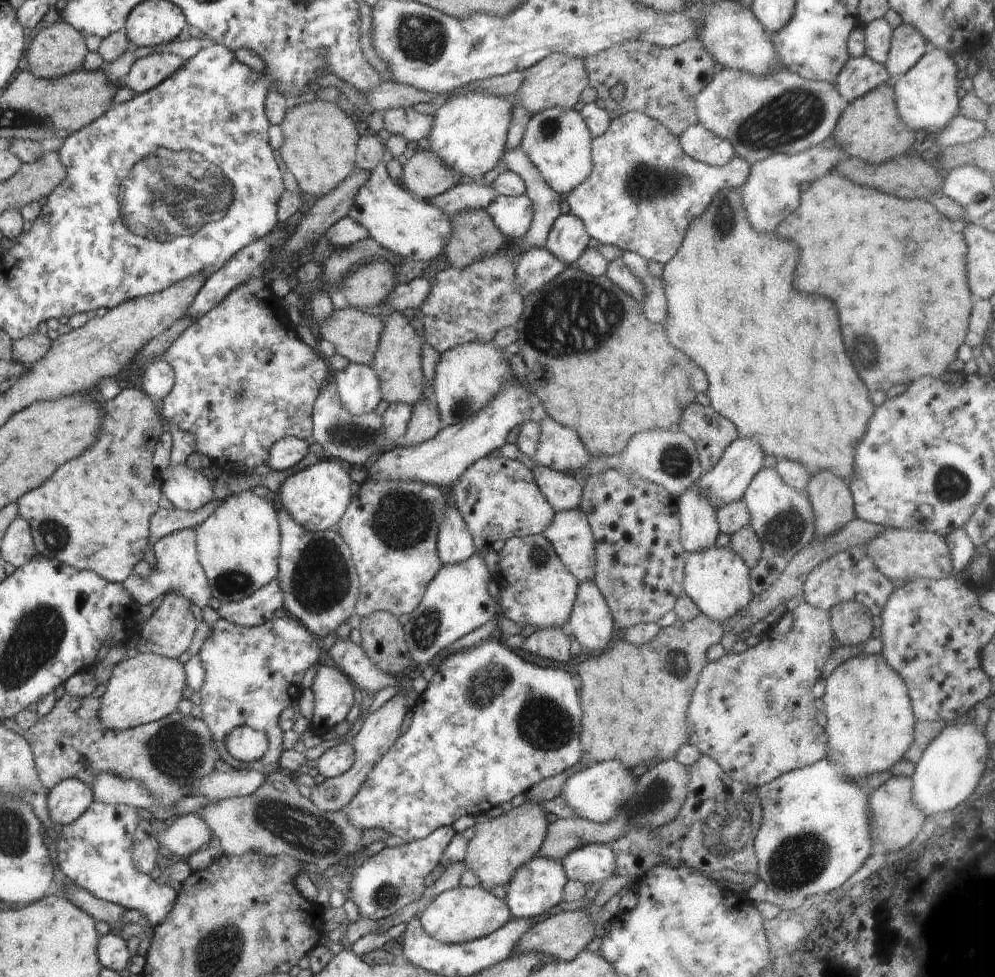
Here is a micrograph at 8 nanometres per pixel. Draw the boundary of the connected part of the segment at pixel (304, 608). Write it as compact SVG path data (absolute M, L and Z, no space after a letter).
M282 508L277 512L280 527L279 571L276 580L283 592L284 607L321 641L354 614L360 581L348 544L336 529L308 531Z

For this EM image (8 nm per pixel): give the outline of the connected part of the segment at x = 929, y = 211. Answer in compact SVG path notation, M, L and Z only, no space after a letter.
M830 171L816 179L808 190L802 191L798 208L778 224L774 230L778 236L783 239L792 240L798 244L800 248L800 262L796 268L796 278L794 278L794 286L806 294L820 294L830 298L836 306L838 306L838 314L840 314L840 326L844 328L844 342L846 342L846 350L848 352L856 352L856 354L848 354L852 364L856 366L856 370L860 372L860 376L866 382L866 388L870 392L880 390L885 392L898 386L898 384L910 384L912 380L918 376L932 377L939 379L948 372L948 365L954 362L957 357L957 350L965 343L965 336L968 332L969 318L974 303L974 298L970 296L970 288L968 288L968 278L966 278L967 270L967 244L965 238L962 238L960 232L952 230L952 222L942 216L930 202L924 200L901 199L897 196L888 196L884 192L876 192L876 188L866 188L866 186L858 186L849 178L840 173Z

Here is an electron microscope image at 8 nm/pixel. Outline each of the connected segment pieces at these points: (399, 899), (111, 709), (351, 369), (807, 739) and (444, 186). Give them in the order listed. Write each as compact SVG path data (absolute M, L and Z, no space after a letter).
M443 826L431 832L426 838L408 841L391 848L385 846L380 852L369 856L351 873L349 898L358 906L364 918L377 920L391 917L403 906L425 896L426 876L436 868L456 831L452 826Z
M139 653L116 664L107 685L101 697L99 719L106 728L123 731L159 721L177 710L187 685L185 666L178 659L164 655Z
M348 363L343 370L333 371L332 380L337 384L343 407L350 414L369 413L382 402L380 379L371 365Z
M800 602L794 610L788 612L788 616L792 618L793 626L787 634L778 635L768 631L761 635L761 640L756 646L748 647L746 651L741 653L729 652L717 661L708 662L700 671L699 679L692 691L687 712L687 723L690 732L688 743L694 745L702 755L713 758L733 781L759 787L760 785L771 783L772 780L778 778L782 773L791 771L792 769L801 769L827 758L829 738L826 731L818 725L818 720L816 719L817 709L814 707L815 697L812 693L812 687L818 680L823 678L822 670L824 670L824 666L826 666L826 662L828 662L832 651L839 645L831 627L831 614L827 610L812 606L806 602Z
M432 150L418 151L409 158L402 177L399 183L416 197L426 201L463 181L461 174L446 166Z

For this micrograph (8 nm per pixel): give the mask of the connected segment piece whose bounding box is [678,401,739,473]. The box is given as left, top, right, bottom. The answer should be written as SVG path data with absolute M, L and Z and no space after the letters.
M692 401L684 408L678 423L681 431L685 432L685 435L693 440L700 466L703 468L704 473L712 470L714 465L720 460L724 450L728 448L728 445L739 438L737 427L734 426L733 422L718 414L711 406L704 406L695 401Z

